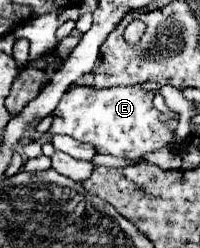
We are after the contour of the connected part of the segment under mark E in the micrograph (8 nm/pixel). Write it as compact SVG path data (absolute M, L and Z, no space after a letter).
M71 87L65 91L61 103L53 111L55 121L49 129L51 135L71 135L81 143L91 143L97 153L113 155L119 159L141 161L145 153L153 153L161 147L175 143L175 133L165 125L159 111L153 107L153 93L133 87Z

